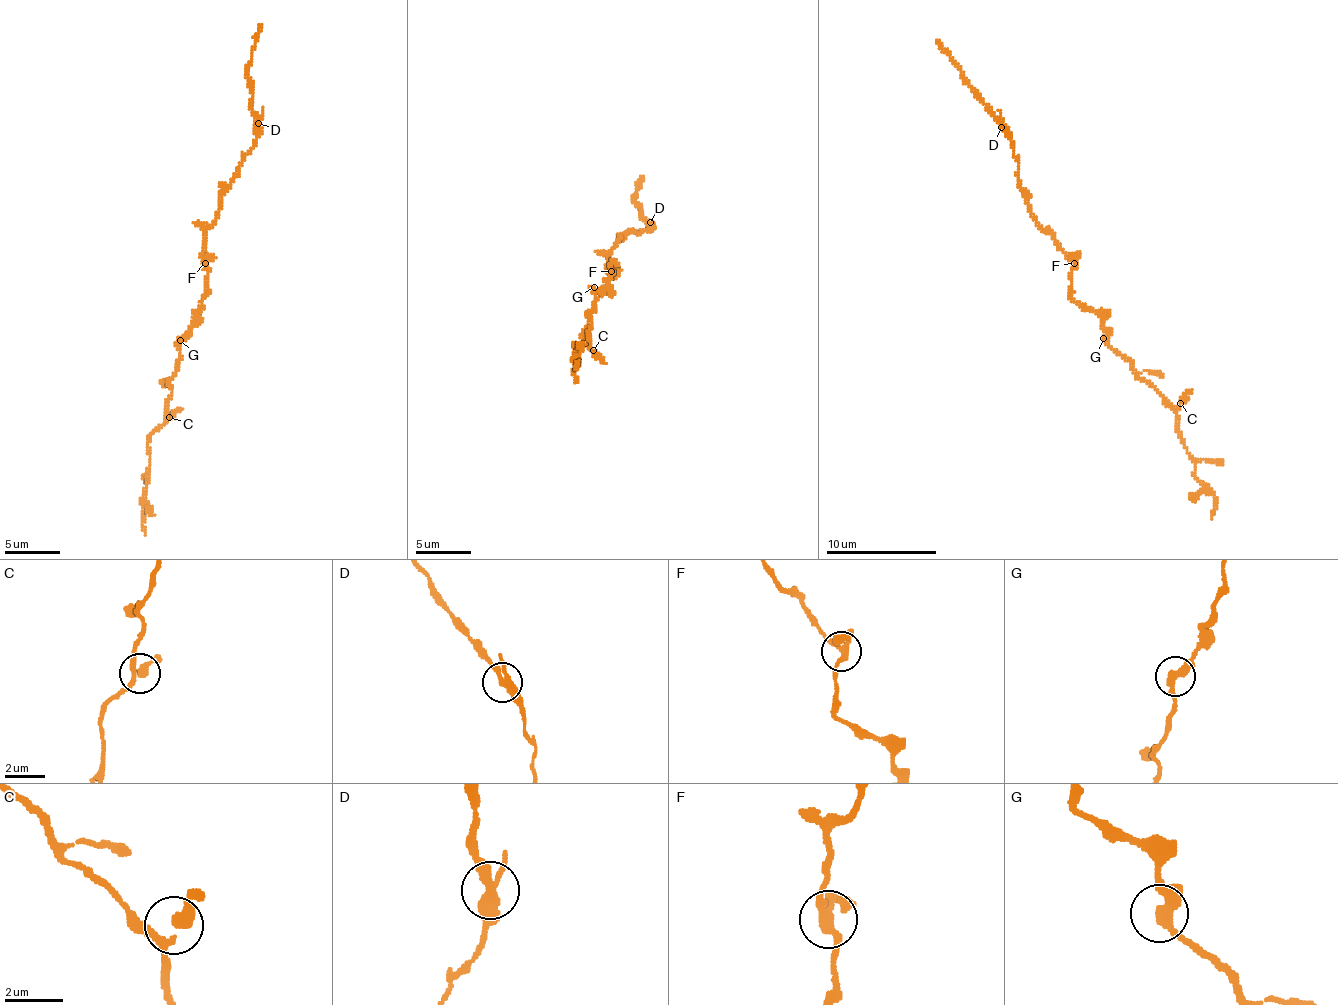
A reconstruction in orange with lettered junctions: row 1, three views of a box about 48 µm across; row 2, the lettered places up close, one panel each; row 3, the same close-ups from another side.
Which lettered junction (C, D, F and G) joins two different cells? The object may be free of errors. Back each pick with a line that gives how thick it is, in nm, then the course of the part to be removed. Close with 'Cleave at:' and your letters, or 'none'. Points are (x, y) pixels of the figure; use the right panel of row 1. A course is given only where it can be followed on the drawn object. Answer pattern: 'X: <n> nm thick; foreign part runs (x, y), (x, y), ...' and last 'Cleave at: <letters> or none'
D: 300 nm thick; foreign part runs (1000, 128), (994, 112), (936, 40)
Cleave at: D

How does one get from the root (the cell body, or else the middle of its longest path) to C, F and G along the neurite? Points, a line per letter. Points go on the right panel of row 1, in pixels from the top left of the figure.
C: (1071, 282), (1071, 295), (1101, 320), (1108, 344), (1174, 406), (1180, 403)
F: (1071, 282), (1074, 263)
G: (1071, 282), (1074, 299), (1090, 307), (1101, 320), (1101, 328), (1106, 335), (1103, 338)

